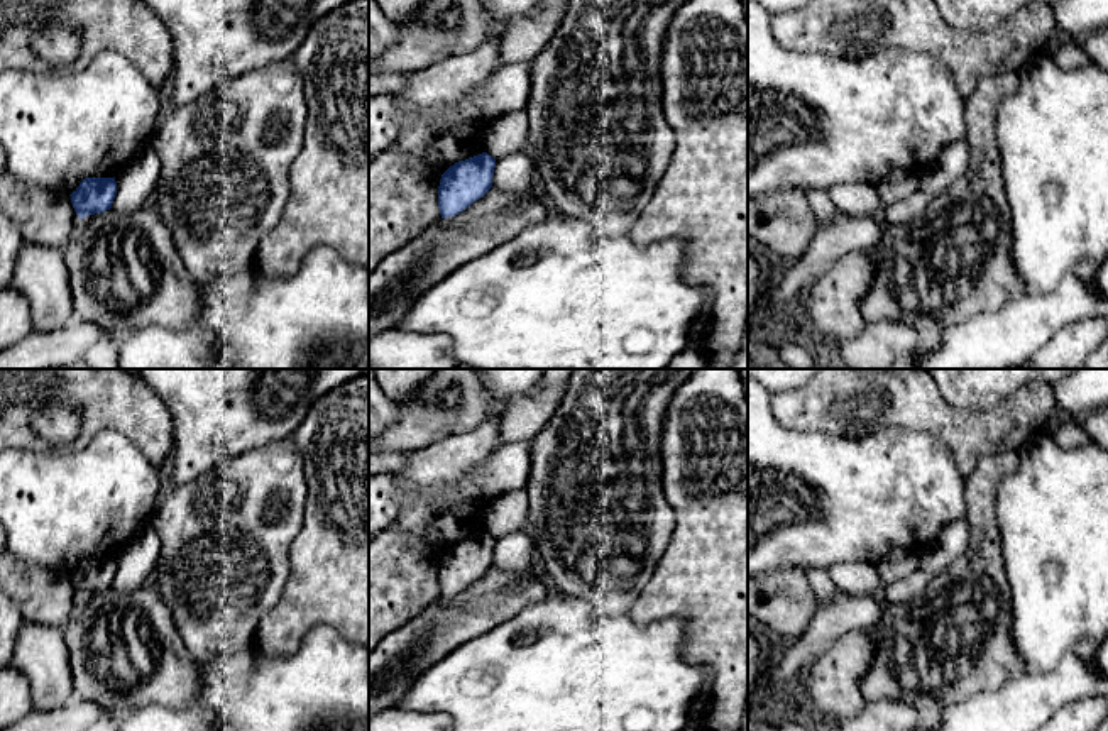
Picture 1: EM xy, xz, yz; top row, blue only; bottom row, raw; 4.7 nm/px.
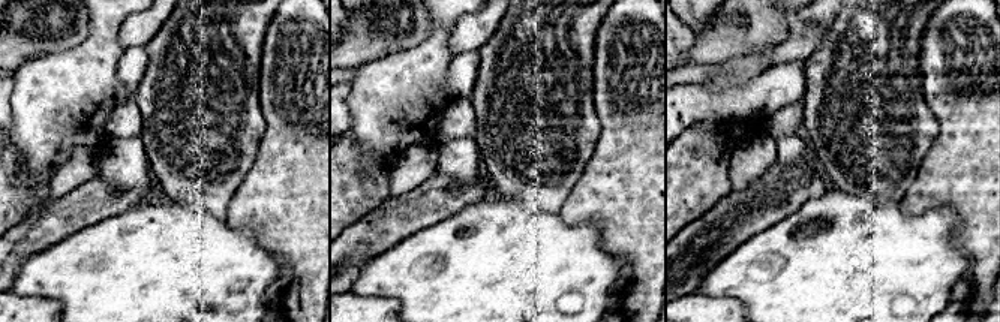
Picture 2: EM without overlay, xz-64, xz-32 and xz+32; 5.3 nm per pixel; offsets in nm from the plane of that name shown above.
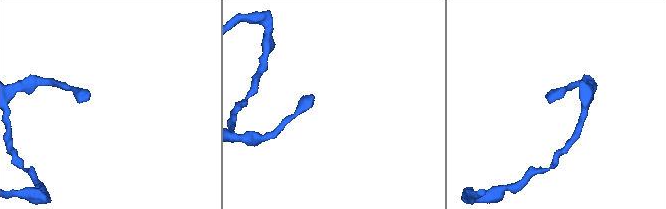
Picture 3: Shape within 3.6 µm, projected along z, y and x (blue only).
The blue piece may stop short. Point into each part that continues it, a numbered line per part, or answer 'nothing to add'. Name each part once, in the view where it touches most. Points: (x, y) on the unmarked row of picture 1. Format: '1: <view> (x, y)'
nothing to add

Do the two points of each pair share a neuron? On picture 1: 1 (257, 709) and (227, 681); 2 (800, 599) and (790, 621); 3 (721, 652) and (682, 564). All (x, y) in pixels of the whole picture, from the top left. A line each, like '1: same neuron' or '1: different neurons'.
1: same neuron
2: same neuron
3: same neuron

